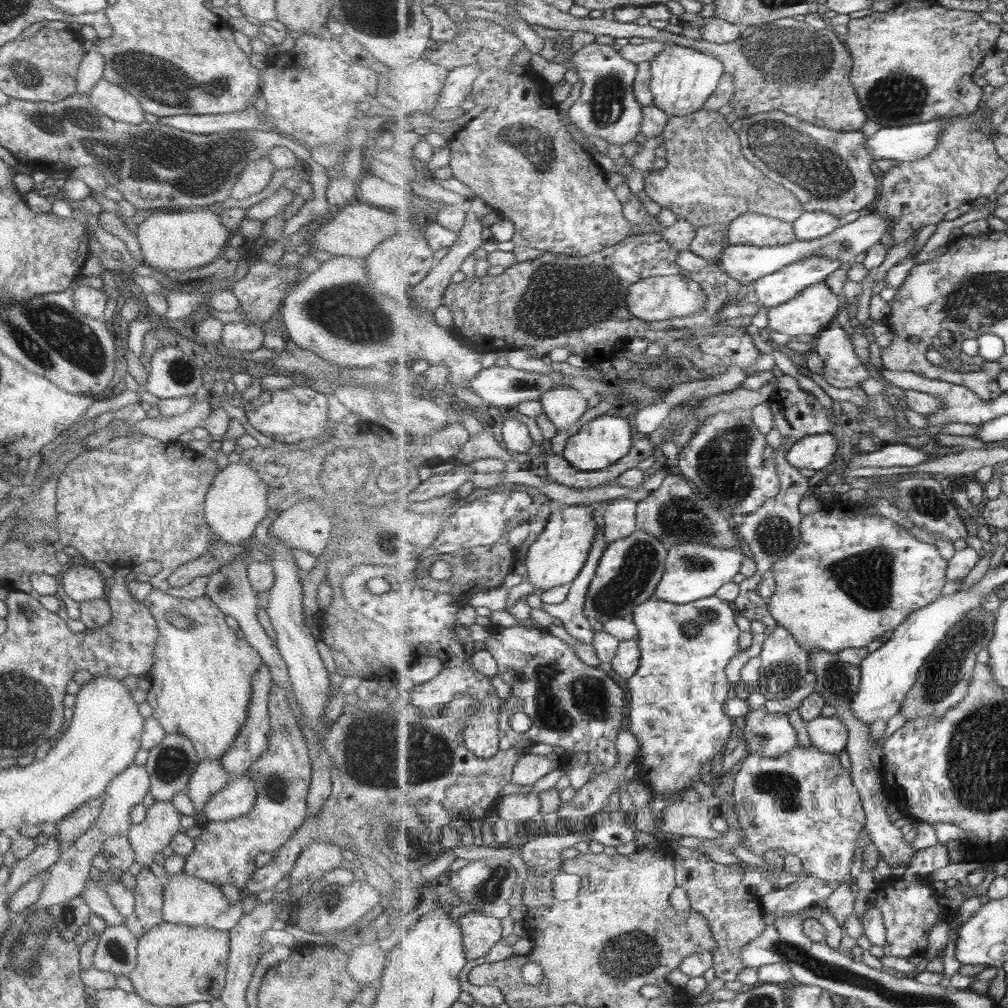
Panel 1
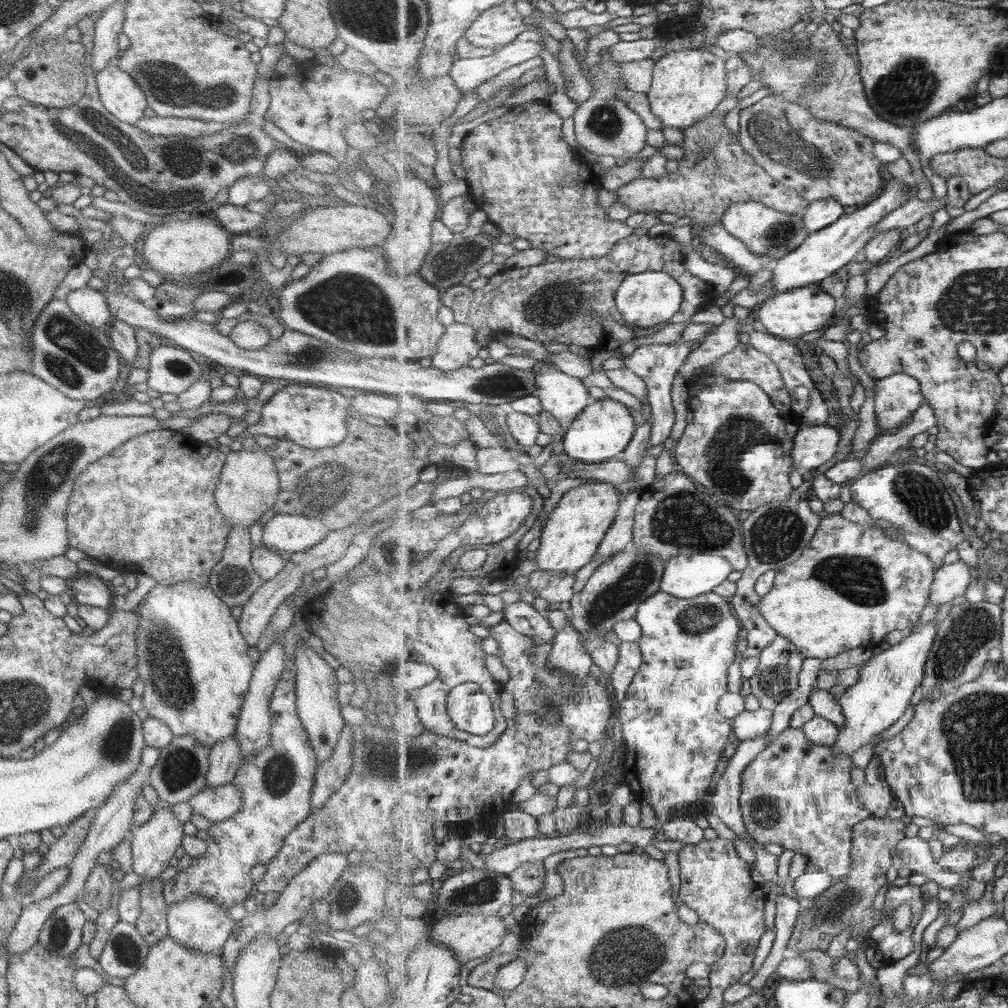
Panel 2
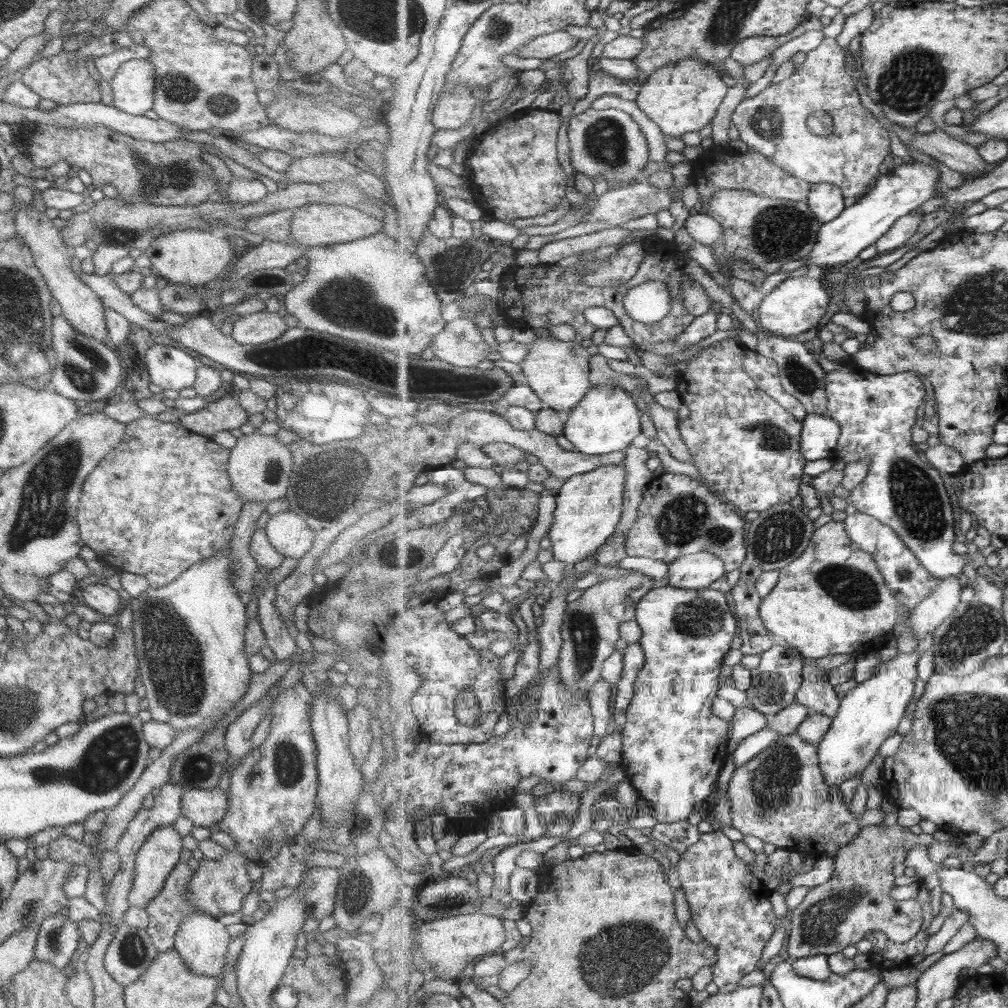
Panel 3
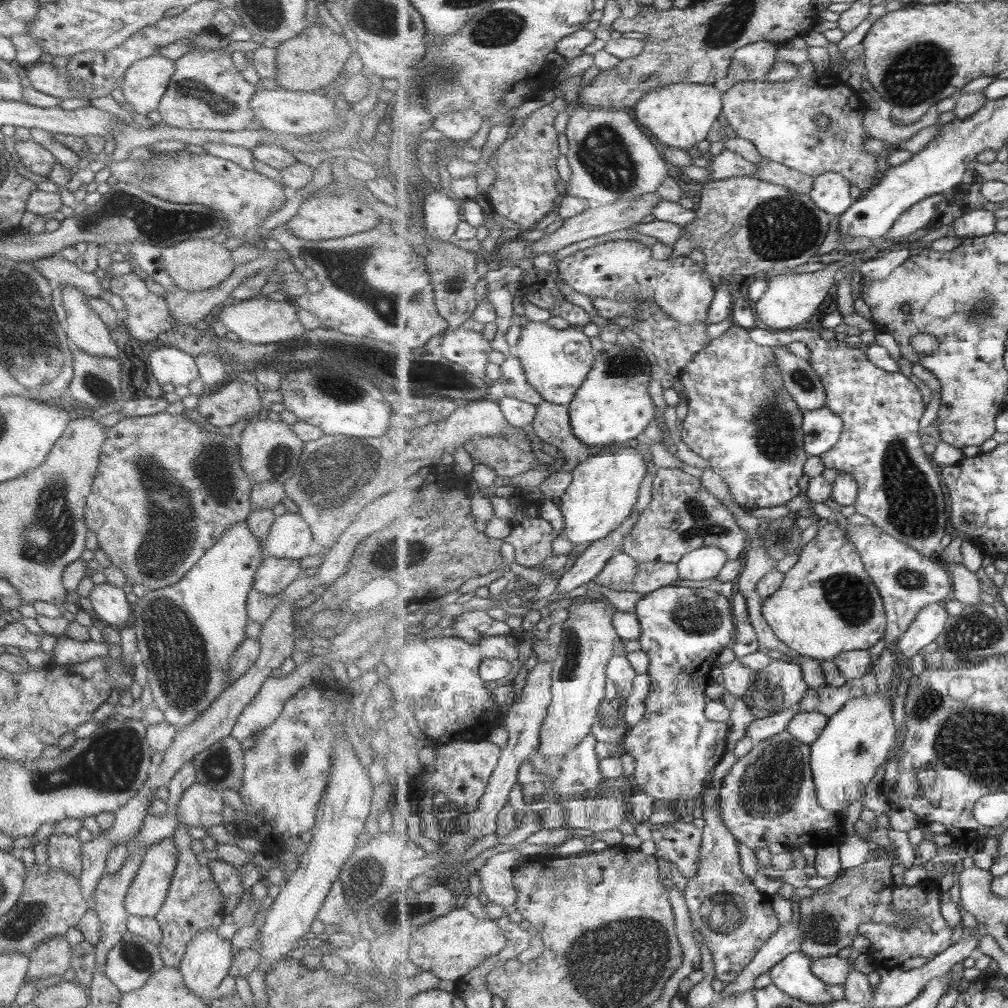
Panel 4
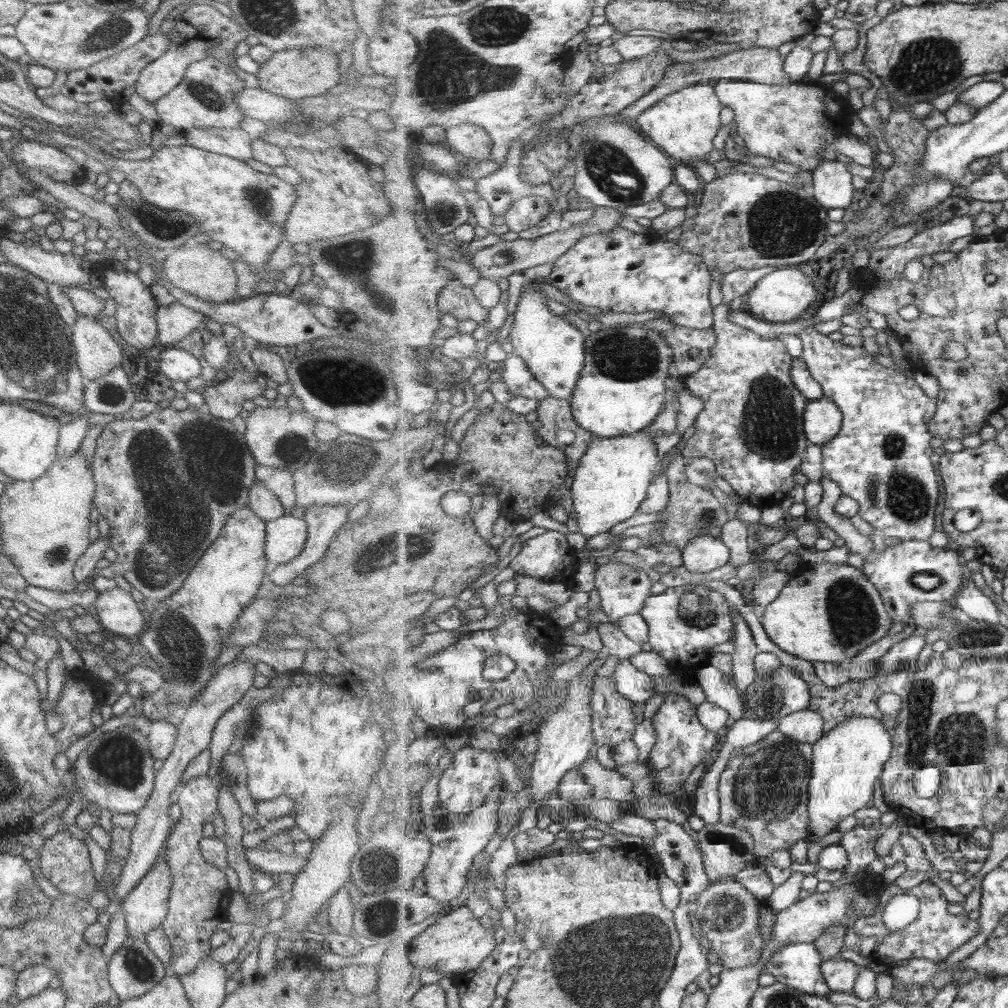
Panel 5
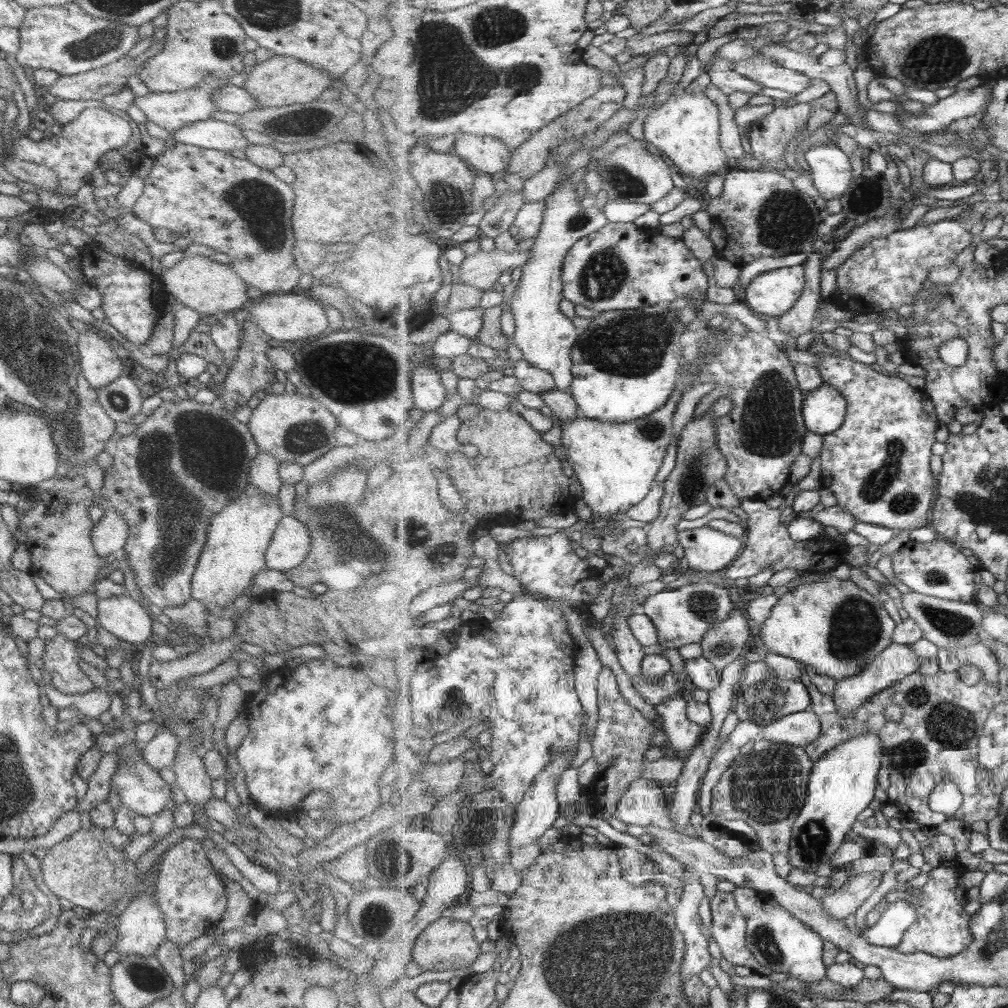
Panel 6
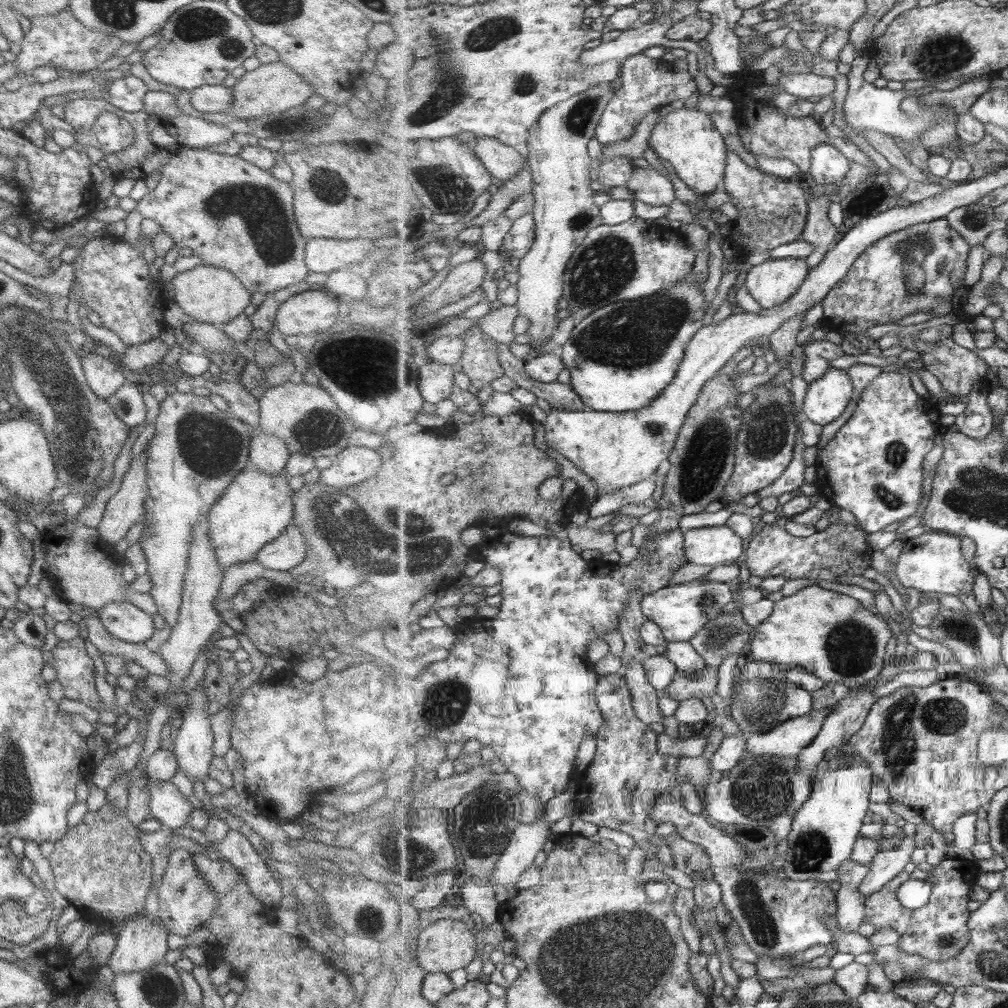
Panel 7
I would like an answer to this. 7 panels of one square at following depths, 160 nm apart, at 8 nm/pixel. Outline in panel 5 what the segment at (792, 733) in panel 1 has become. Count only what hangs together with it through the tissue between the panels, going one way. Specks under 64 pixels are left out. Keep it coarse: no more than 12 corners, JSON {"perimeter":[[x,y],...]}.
{"perimeter":[[710,662],[694,672],[707,701],[736,721],[744,716],[742,693]]}

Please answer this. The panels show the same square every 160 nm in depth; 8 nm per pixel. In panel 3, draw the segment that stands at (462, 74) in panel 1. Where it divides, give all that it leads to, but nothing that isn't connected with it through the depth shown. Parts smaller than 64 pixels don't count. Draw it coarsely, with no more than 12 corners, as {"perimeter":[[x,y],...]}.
{"perimeter":[[565,31],[535,37],[517,57],[549,60],[575,47]]}

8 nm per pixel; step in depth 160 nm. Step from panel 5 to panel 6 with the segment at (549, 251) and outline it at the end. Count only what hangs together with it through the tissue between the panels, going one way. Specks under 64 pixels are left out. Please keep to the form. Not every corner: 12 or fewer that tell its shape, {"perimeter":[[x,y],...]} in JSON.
{"perimeter":[[532,247],[479,249],[462,261],[460,280],[491,291],[502,271],[521,268]]}

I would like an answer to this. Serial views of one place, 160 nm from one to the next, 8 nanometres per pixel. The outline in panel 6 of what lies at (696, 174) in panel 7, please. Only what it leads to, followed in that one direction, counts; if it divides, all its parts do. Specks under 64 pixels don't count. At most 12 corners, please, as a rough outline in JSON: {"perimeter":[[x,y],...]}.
{"perimeter":[[703,92],[650,110],[644,139],[701,182],[732,161]]}

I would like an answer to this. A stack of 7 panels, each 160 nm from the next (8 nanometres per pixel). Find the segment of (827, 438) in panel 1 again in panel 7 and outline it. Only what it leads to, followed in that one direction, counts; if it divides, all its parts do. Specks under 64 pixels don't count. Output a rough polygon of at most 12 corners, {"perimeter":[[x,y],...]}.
{"perimeter":[[846,370],[810,382],[804,418],[825,426],[853,398]]}

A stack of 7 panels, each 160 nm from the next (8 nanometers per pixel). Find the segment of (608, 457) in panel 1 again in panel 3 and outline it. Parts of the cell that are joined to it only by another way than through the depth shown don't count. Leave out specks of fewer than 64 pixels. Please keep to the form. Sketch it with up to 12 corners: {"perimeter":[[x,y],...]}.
{"perimeter":[[591,387],[564,436],[588,455],[625,450],[642,432],[637,400]]}

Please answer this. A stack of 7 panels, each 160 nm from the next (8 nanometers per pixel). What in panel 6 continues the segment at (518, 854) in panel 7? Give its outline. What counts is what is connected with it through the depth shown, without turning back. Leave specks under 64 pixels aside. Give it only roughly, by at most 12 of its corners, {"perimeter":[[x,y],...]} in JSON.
{"perimeter":[[570,758],[535,779],[510,832],[510,851],[536,842],[561,815],[557,786]]}

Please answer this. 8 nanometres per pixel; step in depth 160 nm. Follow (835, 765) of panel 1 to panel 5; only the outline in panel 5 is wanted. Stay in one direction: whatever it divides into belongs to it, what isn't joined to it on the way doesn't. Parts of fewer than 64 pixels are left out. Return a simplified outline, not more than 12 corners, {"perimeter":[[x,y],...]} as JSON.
{"perimeter":[[773,731],[730,760],[722,823],[767,861],[810,831],[812,744]]}

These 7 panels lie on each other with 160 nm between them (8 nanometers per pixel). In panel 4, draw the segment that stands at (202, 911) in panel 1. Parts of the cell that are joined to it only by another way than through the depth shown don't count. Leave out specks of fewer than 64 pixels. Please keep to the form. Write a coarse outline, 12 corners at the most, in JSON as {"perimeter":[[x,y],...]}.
{"perimeter":[[213,928],[196,932],[177,968],[205,1005],[225,978],[233,946]]}

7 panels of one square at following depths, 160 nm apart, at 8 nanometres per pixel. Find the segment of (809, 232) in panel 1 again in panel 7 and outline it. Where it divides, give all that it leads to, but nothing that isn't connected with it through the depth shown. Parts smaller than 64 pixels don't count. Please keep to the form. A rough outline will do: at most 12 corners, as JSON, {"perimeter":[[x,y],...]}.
{"perimeter":[[833,144],[811,154],[809,174],[816,184],[839,184],[851,160]]}

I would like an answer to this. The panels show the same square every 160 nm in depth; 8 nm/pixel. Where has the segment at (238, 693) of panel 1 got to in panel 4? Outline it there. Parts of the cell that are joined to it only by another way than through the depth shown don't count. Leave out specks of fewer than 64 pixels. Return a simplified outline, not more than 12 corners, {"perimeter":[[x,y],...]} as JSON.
{"perimeter":[[231,524],[131,605],[152,705],[178,728],[227,686],[264,557]]}

